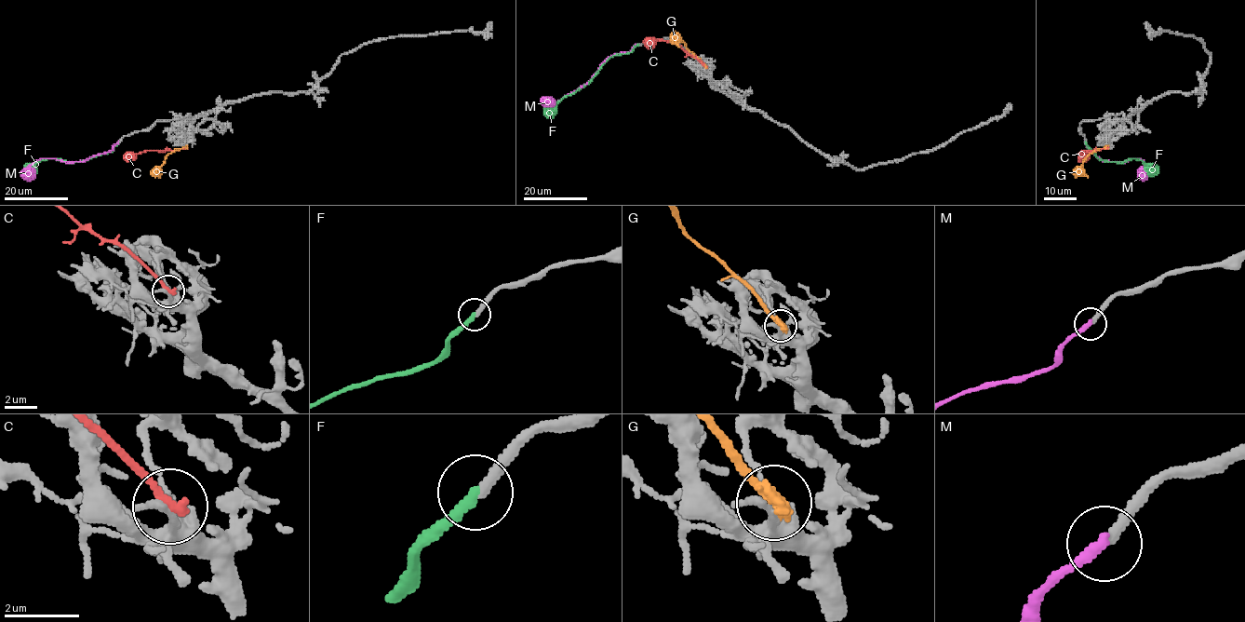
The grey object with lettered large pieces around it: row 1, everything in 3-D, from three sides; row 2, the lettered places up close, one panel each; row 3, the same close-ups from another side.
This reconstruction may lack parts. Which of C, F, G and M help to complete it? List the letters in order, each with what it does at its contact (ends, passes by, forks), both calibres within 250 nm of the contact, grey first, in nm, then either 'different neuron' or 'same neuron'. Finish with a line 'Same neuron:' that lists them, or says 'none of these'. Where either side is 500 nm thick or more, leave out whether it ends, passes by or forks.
C: it ends; calibres 240 and 240 nm; different neuron
F: it ends; calibres 280 and 280 nm; same neuron
G: it ends; calibres 240 and 400 nm; different neuron
M: it ends; calibres 280 and 280 nm; different neuron
Same neuron: F

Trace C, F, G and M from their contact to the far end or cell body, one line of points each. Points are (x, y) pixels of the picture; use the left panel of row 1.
C: (185, 147), (148, 150), (124, 157)
F: (119, 141), (109, 152), (87, 159), (67, 162), (42, 158), (25, 172)
G: (186, 146), (169, 153), (160, 168), (160, 178)
M: (119, 141), (108, 152), (85, 160), (39, 158), (24, 172), (25, 180)

